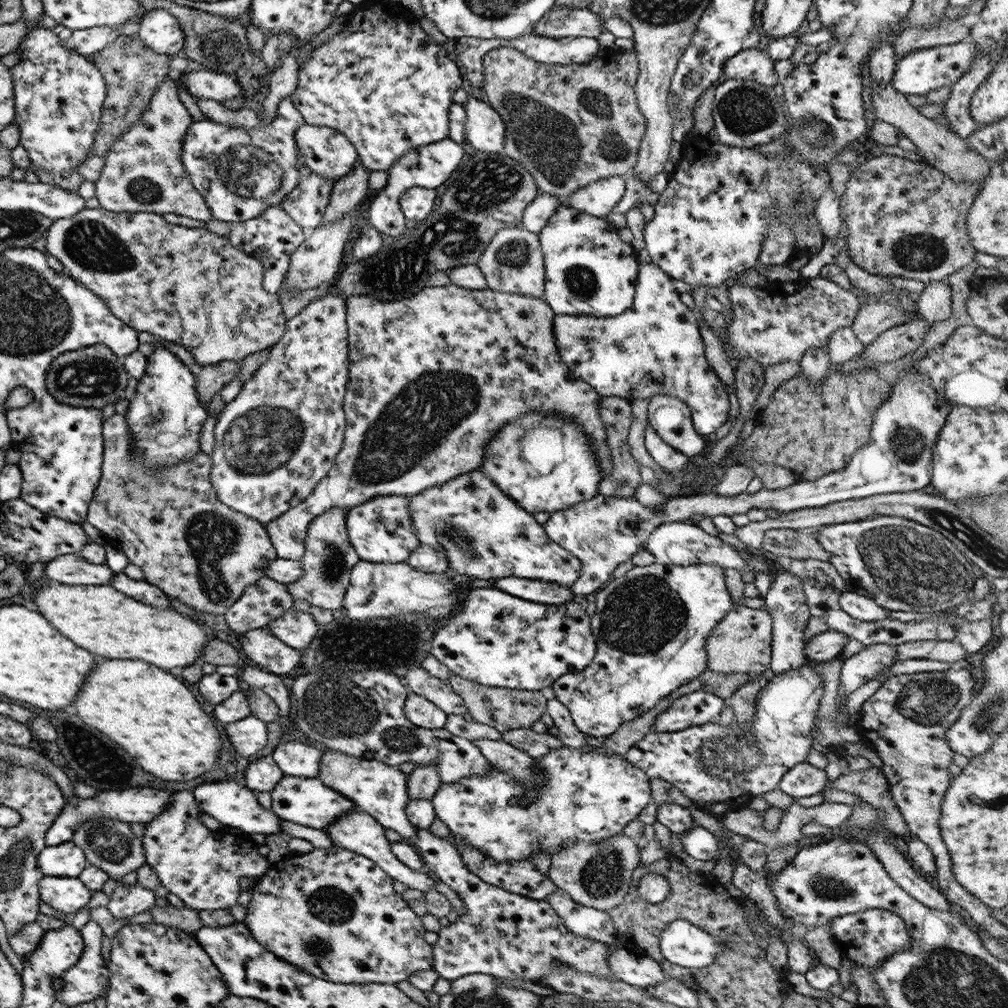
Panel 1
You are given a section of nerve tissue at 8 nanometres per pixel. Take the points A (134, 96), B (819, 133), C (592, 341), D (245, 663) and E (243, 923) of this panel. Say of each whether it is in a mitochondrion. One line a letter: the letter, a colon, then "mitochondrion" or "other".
A: mitochondrion
B: mitochondrion
C: mitochondrion
D: other
E: other

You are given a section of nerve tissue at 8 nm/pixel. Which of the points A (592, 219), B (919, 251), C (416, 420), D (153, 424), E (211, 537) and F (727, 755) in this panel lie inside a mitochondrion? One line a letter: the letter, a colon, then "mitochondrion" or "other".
A: other
B: mitochondrion
C: mitochondrion
D: mitochondrion
E: mitochondrion
F: mitochondrion

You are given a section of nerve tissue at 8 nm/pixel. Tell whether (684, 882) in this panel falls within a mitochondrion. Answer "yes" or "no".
no

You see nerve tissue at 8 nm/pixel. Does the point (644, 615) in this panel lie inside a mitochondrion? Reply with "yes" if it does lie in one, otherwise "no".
yes

